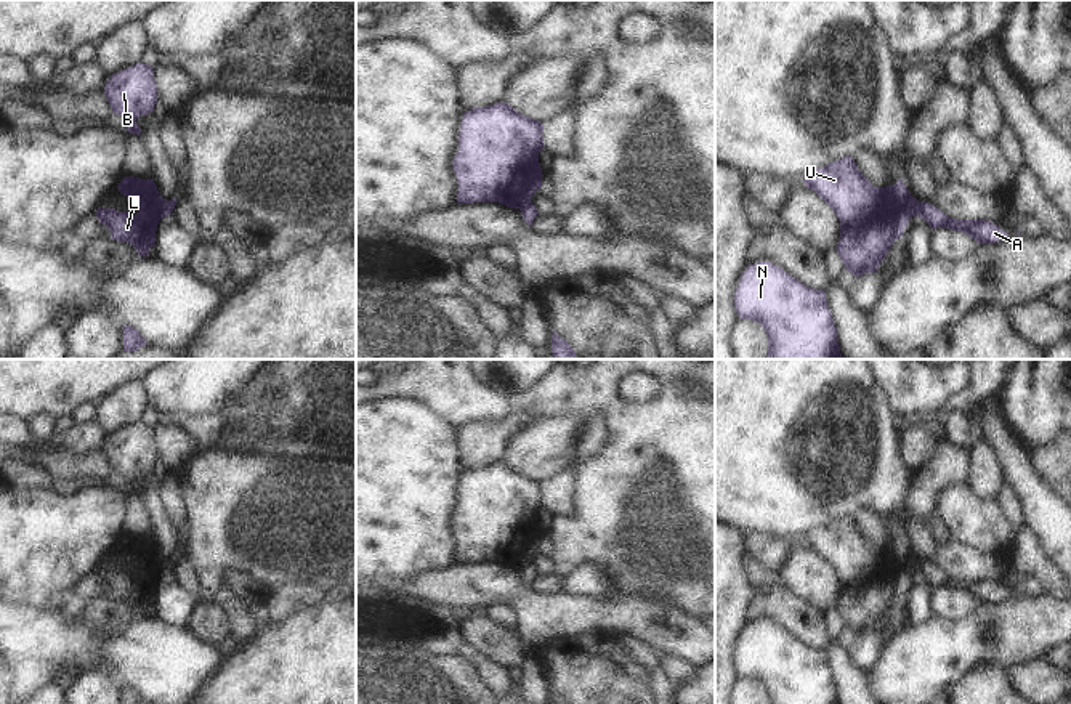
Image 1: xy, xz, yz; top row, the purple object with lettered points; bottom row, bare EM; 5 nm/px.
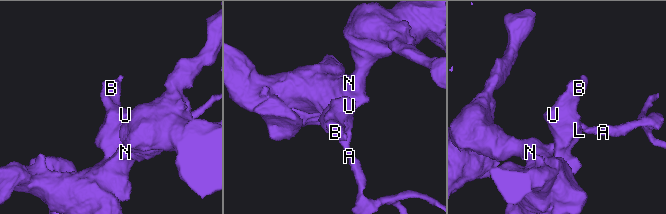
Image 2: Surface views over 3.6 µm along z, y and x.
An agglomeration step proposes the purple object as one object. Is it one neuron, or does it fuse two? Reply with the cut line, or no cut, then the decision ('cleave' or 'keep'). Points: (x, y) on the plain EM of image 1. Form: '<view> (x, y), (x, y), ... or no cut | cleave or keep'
yz (919, 562), (916, 573) | cleave

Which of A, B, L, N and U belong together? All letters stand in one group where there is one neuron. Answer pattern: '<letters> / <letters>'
A / B L N U

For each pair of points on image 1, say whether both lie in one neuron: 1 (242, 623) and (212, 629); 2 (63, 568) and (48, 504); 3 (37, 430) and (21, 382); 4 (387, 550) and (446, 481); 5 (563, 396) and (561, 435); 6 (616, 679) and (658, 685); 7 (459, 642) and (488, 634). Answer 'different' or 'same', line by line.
1: different
2: same
3: different
4: same
5: different
6: different
7: different

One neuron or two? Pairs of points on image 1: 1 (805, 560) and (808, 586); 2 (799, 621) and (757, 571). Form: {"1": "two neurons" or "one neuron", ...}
{"1": "one neuron", "2": "one neuron"}

